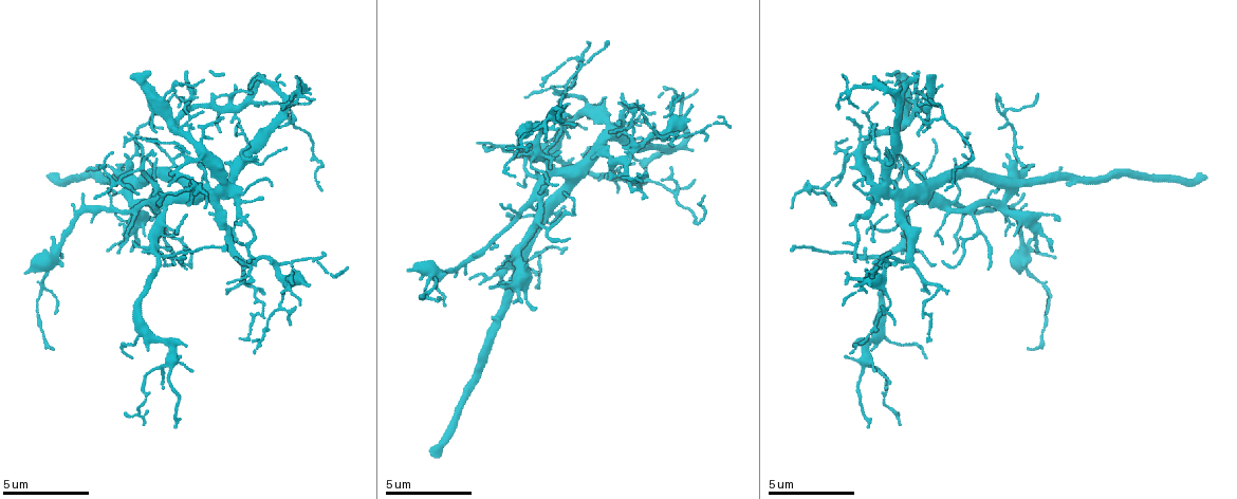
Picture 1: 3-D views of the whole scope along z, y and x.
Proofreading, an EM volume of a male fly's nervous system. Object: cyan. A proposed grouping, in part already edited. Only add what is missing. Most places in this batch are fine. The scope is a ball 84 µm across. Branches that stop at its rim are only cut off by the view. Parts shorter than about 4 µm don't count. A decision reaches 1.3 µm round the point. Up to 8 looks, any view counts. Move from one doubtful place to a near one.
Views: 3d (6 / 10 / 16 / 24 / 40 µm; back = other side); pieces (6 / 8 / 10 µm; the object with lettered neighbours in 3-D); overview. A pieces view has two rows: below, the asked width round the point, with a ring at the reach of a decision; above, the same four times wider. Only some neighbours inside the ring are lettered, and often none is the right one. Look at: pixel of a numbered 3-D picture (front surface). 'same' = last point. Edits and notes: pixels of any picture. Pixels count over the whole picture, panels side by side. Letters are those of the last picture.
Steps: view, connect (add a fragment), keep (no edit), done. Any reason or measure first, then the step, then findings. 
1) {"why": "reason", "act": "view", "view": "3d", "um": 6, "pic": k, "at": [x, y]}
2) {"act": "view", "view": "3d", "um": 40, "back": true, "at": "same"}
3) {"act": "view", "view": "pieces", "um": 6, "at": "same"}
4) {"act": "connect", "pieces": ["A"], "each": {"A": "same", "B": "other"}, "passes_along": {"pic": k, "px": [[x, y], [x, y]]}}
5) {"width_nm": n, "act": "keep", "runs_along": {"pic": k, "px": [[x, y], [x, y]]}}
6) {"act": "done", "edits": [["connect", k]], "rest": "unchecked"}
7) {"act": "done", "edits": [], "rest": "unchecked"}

{"why": "tapers out", "act": "view", "view": "3d", "um": 10, "pic": 1, "at": [995, 189]}

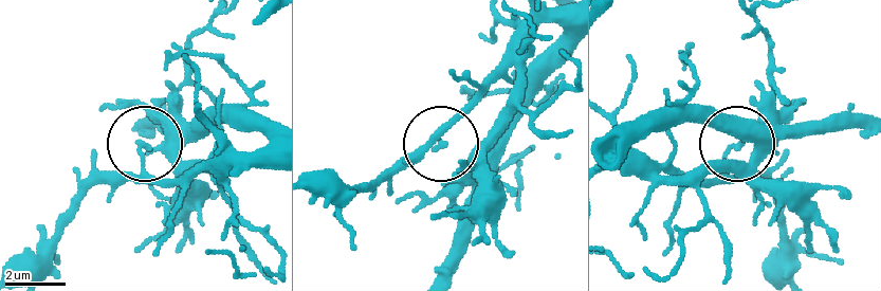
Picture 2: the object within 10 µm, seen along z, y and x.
{"why": "what lies round it", "act": "view", "view": "pieces", "um": 10, "pic": 2, "at": [437, 147]}

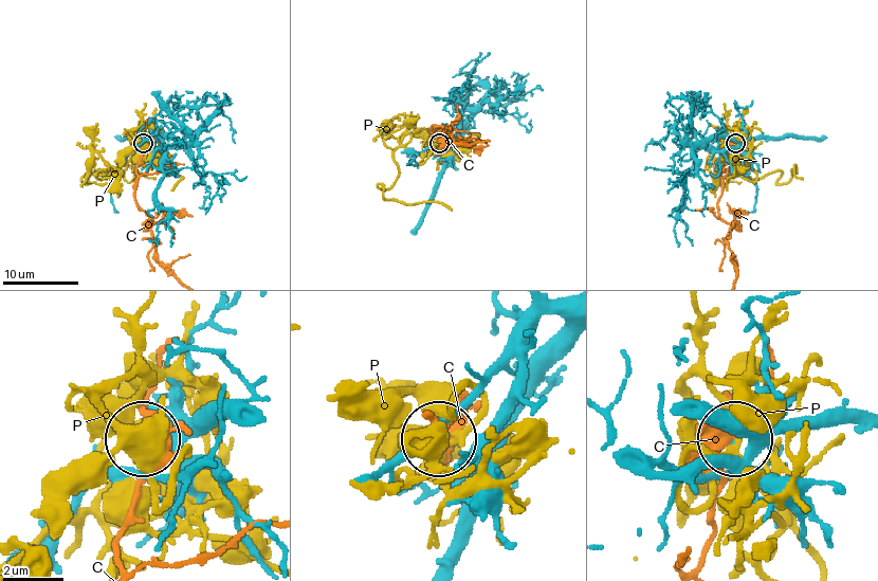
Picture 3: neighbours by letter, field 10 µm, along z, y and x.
{"act": "keep", "each": {"C": "other", "P": "other"}, "found": "no lettered fragment goes on from it"}

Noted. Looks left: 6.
{"act": "view", "view": "pieces", "um": 10, "pic": 1, "at": [513, 300]}

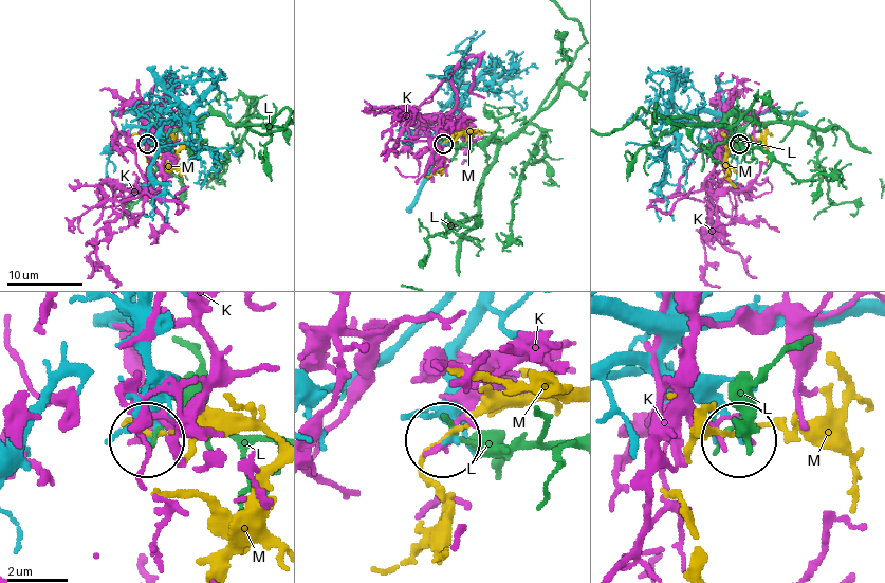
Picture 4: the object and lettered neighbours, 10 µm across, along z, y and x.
{"width_nm": 180, "act": "keep", "each": {"K": "other", "L": "other", "M": "other"}, "found": "none of them fits"}

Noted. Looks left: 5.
{"why": "an open end", "act": "view", "view": "pieces", "um": 10, "pic": 1, "at": [870, 421]}

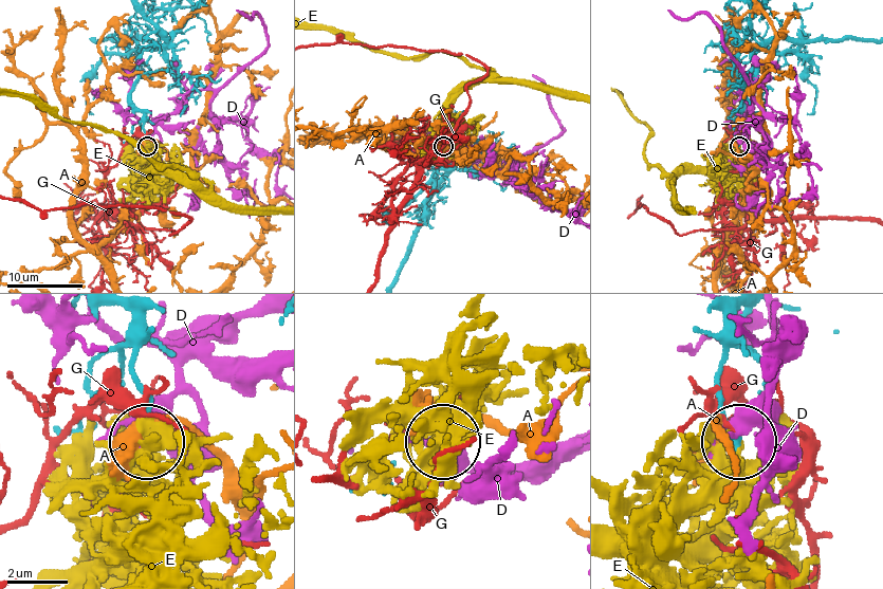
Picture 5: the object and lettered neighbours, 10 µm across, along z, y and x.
{"act": "keep", "each": {"A": "other", "D": "other", "E": "other", "G": "other"}, "runs_along": {"pic": 5, "px": [[724, 314], [717, 390], [735, 441]]}, "found": "no lettered fragment goes on from it"}

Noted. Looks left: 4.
{"why": "tapers out", "act": "view", "view": "pieces", "um": 8, "pic": 1, "at": [609, 179]}

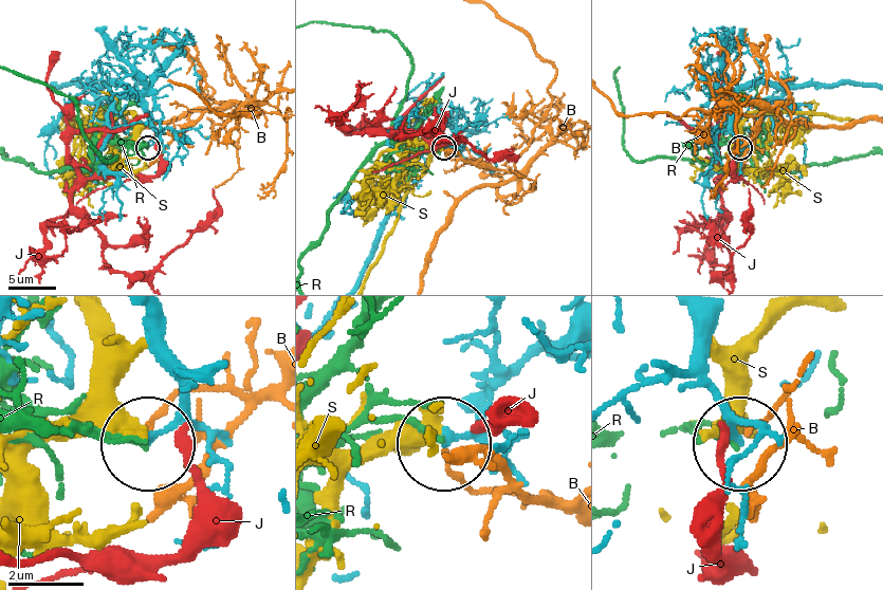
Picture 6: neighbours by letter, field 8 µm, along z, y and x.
{"act": "keep", "each": {"B": "other", "J": "other", "R": "other", "S": "other"}, "runs_along": {"pic": 6, "px": [[694, 316], [700, 372], [740, 445]]}, "found": "none of them fits"}

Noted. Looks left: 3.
{"act": "done", "edits": [], "rest": "unchecked"}

